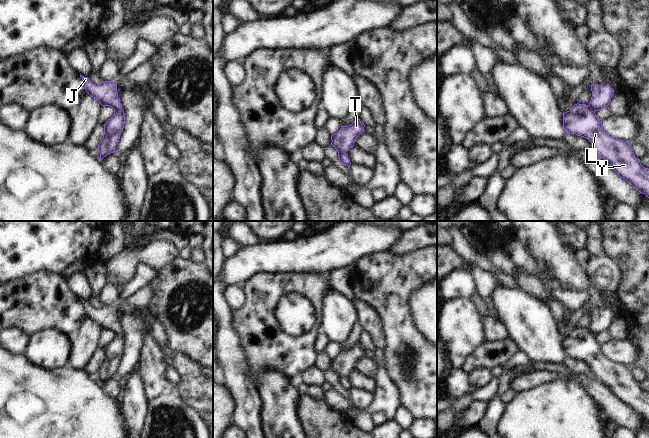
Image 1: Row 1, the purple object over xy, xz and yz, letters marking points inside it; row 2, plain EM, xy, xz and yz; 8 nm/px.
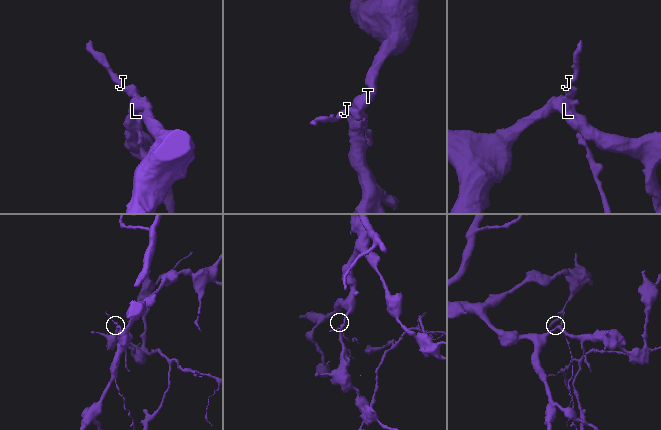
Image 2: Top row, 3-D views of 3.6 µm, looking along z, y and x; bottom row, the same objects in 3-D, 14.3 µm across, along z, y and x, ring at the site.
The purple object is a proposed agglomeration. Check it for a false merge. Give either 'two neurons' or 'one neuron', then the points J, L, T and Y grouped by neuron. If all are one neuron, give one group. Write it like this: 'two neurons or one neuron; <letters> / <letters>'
two neurons; J / L T Y

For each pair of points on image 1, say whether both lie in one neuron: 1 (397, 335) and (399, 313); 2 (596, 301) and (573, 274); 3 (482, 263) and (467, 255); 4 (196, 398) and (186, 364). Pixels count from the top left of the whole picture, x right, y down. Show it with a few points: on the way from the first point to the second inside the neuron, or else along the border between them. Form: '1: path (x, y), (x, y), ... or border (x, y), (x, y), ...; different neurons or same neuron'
1: path (397, 330), (397, 318); same neuron
2: border (592, 285), (587, 291); different neurons
3: path (478, 259), (471, 255); same neuron
4: path (196, 390), (196, 383), (189, 372); same neuron

